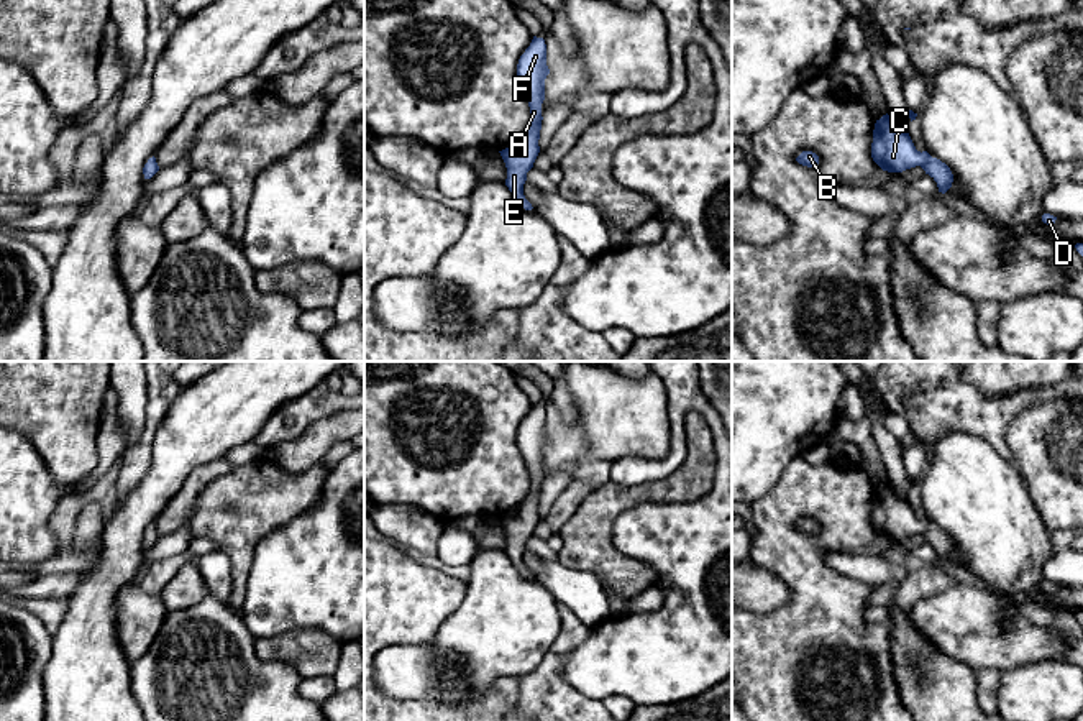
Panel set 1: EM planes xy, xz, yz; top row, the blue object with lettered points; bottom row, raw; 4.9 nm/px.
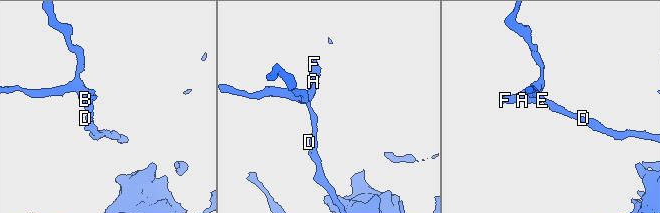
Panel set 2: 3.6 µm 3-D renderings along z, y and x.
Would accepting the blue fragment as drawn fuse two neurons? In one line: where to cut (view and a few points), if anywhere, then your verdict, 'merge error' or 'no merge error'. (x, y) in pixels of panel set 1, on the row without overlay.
no cut | no merge error

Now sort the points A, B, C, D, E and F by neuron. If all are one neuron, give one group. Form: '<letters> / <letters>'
A B C D E F

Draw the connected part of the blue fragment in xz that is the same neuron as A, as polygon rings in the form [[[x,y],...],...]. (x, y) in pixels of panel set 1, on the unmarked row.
[[[533,404],[517,432],[517,445],[530,475],[530,489],[527,498],[509,516],[499,519],[507,535],[505,553],[525,578],[533,576],[523,563],[523,552],[540,521],[542,471],[548,442],[545,407]]]

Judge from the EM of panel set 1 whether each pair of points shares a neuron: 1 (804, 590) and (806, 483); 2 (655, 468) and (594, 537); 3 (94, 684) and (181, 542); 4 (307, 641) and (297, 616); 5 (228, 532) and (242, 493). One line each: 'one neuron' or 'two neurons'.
1: one neuron
2: two neurons
3: two neurons
4: two neurons
5: one neuron

